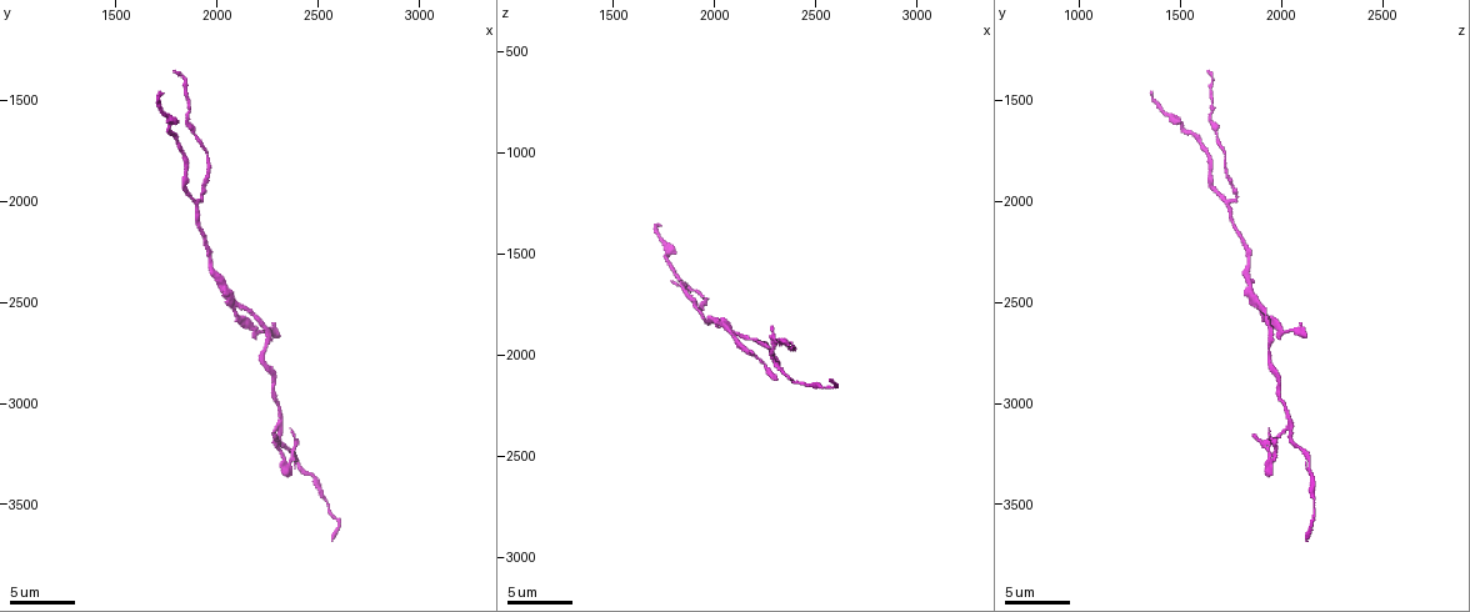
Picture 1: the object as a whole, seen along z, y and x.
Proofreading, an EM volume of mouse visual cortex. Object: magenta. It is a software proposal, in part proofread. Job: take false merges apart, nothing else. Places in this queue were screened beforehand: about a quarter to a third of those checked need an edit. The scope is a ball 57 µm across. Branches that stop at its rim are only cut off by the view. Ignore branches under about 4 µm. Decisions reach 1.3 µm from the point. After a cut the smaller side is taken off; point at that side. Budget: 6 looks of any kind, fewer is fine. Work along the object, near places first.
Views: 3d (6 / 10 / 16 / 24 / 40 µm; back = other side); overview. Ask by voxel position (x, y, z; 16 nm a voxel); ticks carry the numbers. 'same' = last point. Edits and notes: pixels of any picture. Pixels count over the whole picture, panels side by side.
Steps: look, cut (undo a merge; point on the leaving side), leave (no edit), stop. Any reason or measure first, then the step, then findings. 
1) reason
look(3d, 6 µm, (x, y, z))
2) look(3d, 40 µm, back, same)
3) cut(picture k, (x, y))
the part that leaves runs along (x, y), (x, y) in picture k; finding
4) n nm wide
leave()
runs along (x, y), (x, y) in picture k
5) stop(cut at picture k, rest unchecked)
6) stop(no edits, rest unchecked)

look(3d, 16 µm, (2130, 2520, 1900))

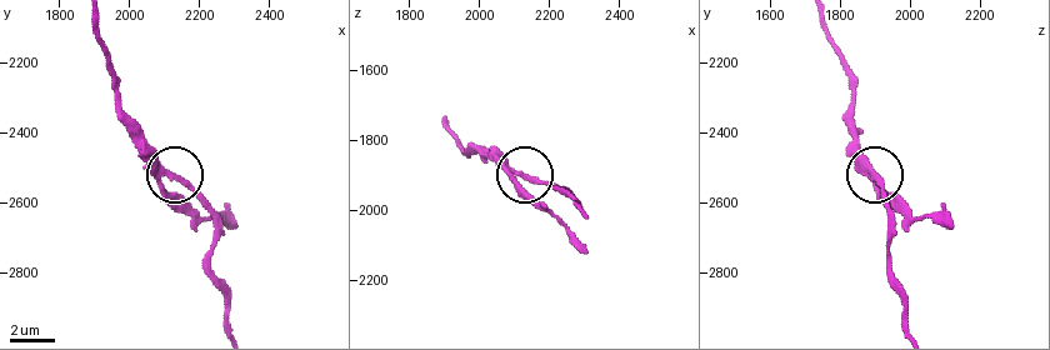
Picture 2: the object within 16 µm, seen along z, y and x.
190 nm wide
cut(picture 2, (160, 200))
a second neuron is stuck on

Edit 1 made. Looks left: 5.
a fork
look(3d, 6 µm, (1890, 2000, 1740))

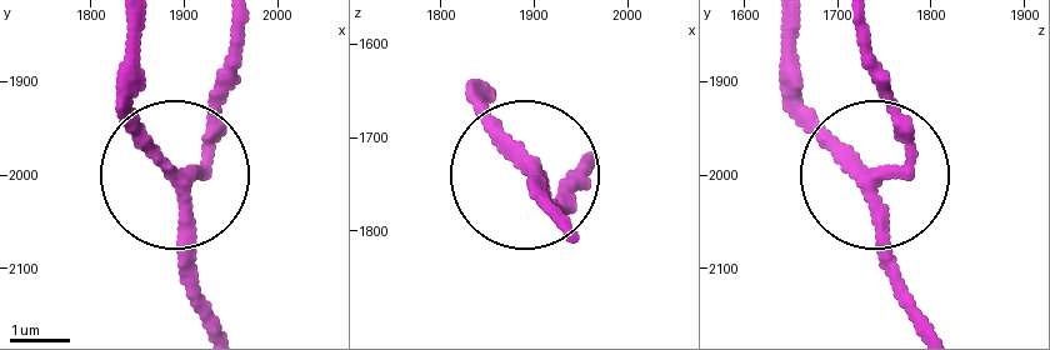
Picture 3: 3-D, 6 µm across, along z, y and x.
side arm 12 µm
leave()
runs along (931, 321), (901, 278), (881, 188), (791, 73) in picture 3; all the same neuron

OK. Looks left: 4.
branch point
look(3d, 10 µm, (2270, 3140, 2000))

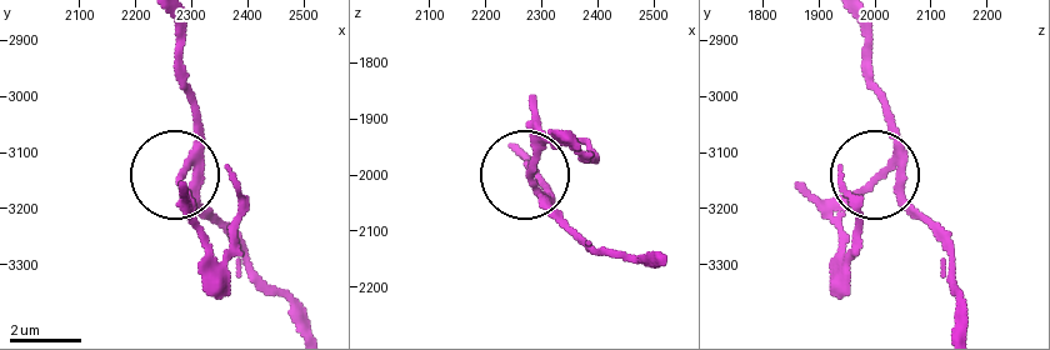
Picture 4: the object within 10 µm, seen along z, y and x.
3 arms
cut(picture 4, (535, 158))
the part that leaves runs along (193, 165), (193, 206), (223, 246), (240, 198), (225, 165) in picture 4; two neurons meet here

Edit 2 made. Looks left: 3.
stop(cut at picture 2, cut at picture 4, rest unchecked)

